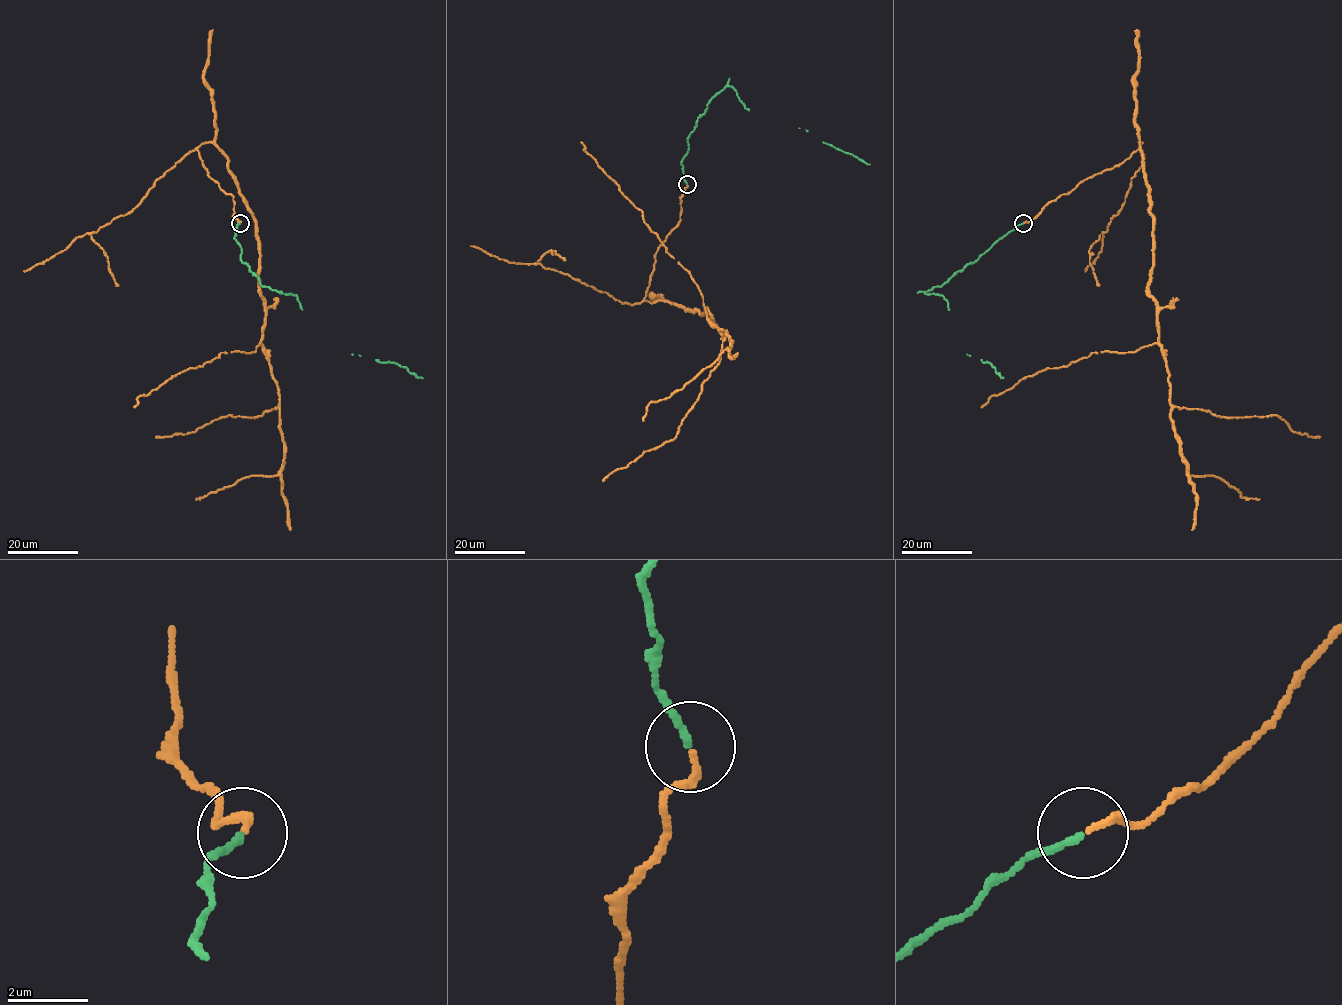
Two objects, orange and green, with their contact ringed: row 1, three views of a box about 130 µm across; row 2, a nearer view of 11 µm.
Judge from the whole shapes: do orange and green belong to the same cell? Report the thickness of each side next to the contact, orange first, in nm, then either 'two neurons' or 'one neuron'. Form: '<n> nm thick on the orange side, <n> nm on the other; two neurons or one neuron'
170 nm thick on the orange side, 160 nm on the other; one neuron

